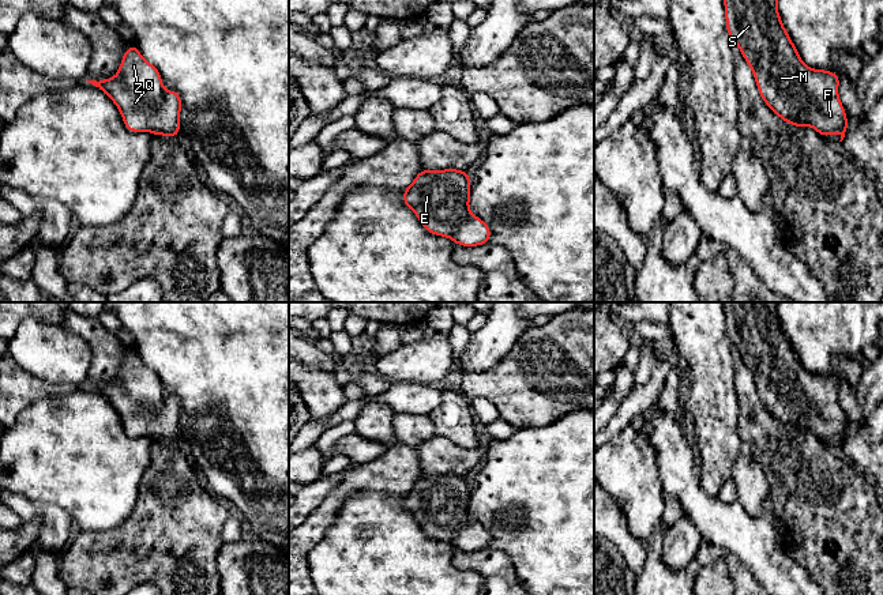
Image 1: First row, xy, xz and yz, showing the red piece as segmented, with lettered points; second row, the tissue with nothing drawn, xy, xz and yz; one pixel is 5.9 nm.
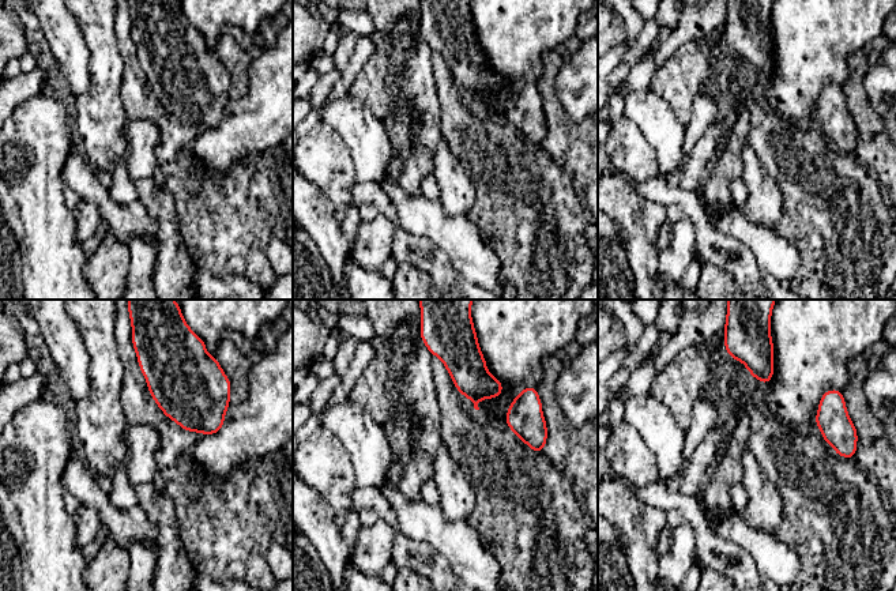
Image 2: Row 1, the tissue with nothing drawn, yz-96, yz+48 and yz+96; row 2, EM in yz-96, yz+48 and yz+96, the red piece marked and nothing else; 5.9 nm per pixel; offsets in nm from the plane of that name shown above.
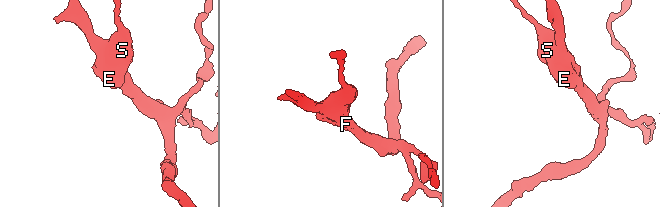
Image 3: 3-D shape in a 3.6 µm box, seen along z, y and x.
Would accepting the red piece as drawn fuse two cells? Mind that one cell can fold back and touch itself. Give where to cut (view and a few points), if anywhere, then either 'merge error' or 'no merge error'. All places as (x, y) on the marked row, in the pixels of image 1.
no cut; no merge error

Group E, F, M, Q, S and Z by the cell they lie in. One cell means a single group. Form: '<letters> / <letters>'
E F M Q S Z

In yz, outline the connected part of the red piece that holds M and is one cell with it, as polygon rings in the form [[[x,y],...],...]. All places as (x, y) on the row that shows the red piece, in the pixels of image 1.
[[[724,0],[724,3],[728,34],[751,67],[767,106],[797,128],[811,125],[824,138],[838,133],[842,142],[848,118],[837,91],[839,76],[824,69],[811,69],[803,63],[782,26],[777,0]]]

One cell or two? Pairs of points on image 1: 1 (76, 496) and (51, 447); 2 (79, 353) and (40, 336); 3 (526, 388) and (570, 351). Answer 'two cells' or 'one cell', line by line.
1: one cell
2: one cell
3: one cell

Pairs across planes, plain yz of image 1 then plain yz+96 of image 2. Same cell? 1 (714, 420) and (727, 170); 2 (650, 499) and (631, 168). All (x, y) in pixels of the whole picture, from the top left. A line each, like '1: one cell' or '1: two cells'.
1: one cell
2: one cell

